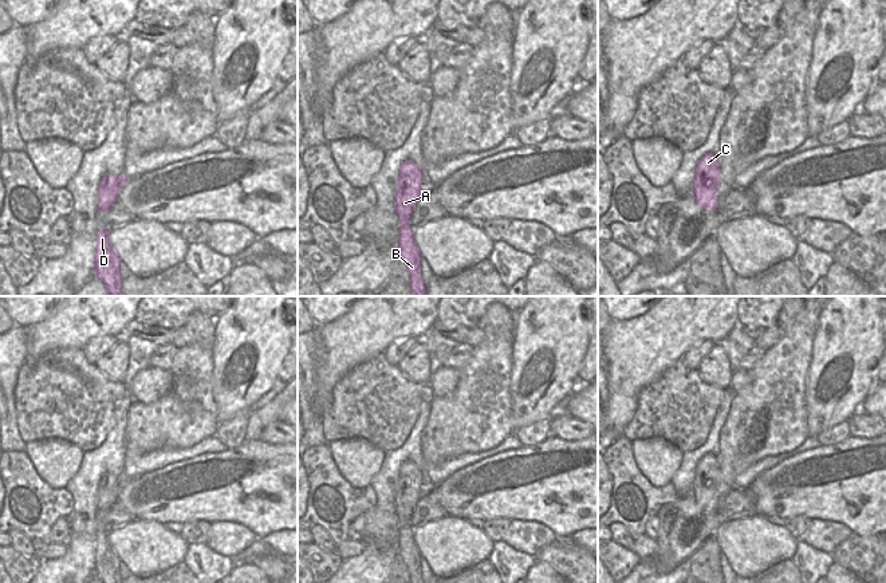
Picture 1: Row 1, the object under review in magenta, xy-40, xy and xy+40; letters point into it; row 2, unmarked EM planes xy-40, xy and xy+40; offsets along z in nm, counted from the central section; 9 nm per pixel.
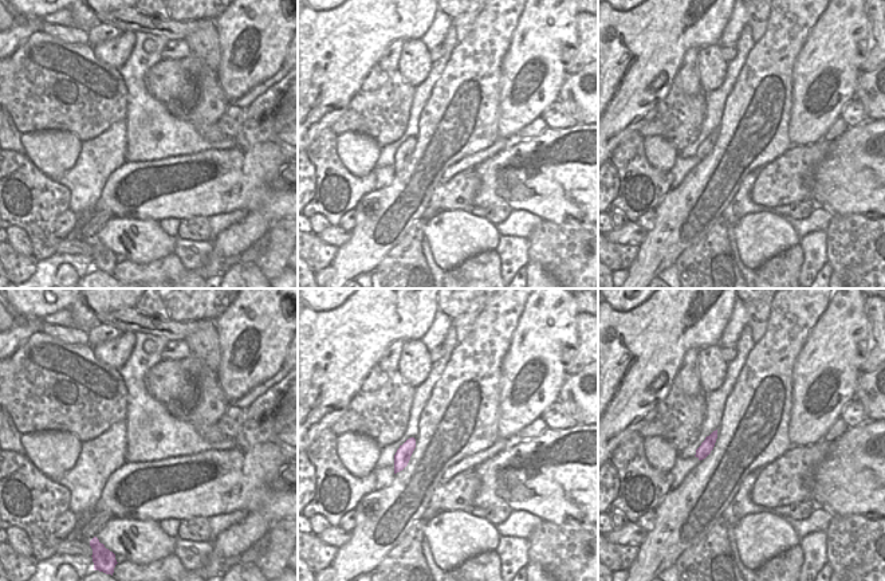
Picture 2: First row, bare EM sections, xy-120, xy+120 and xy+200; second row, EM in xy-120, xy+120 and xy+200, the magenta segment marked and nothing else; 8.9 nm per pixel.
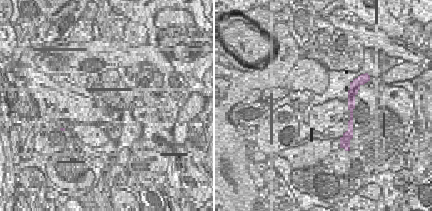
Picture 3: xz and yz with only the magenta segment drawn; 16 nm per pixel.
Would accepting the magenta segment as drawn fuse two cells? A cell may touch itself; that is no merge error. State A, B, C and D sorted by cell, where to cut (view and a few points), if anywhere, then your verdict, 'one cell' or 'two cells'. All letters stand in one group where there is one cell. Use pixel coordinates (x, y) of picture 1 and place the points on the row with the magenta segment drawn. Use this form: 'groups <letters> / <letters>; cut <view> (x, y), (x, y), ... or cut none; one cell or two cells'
groups A B C D; cut none; one cell

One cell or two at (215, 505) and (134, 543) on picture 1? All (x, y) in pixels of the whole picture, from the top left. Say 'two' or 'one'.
two

